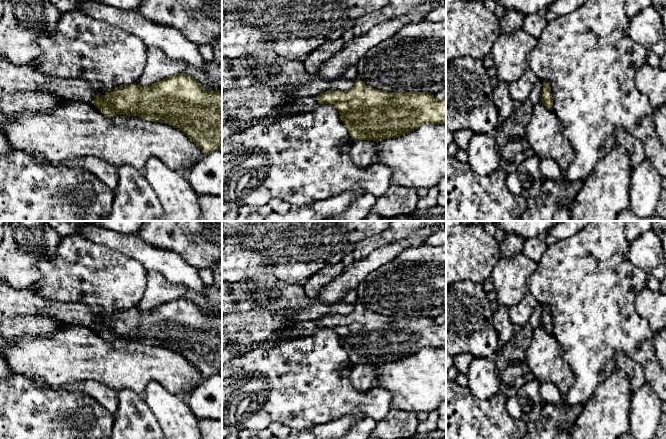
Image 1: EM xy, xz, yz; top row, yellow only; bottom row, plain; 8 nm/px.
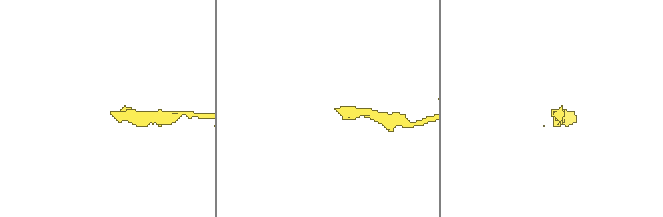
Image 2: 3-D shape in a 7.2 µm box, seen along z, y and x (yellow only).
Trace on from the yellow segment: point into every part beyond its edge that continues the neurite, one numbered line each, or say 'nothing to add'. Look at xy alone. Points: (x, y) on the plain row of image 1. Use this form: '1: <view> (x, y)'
1: xy (13, 302)

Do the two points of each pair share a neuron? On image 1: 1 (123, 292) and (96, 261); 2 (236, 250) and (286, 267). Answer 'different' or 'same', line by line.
1: same
2: same

